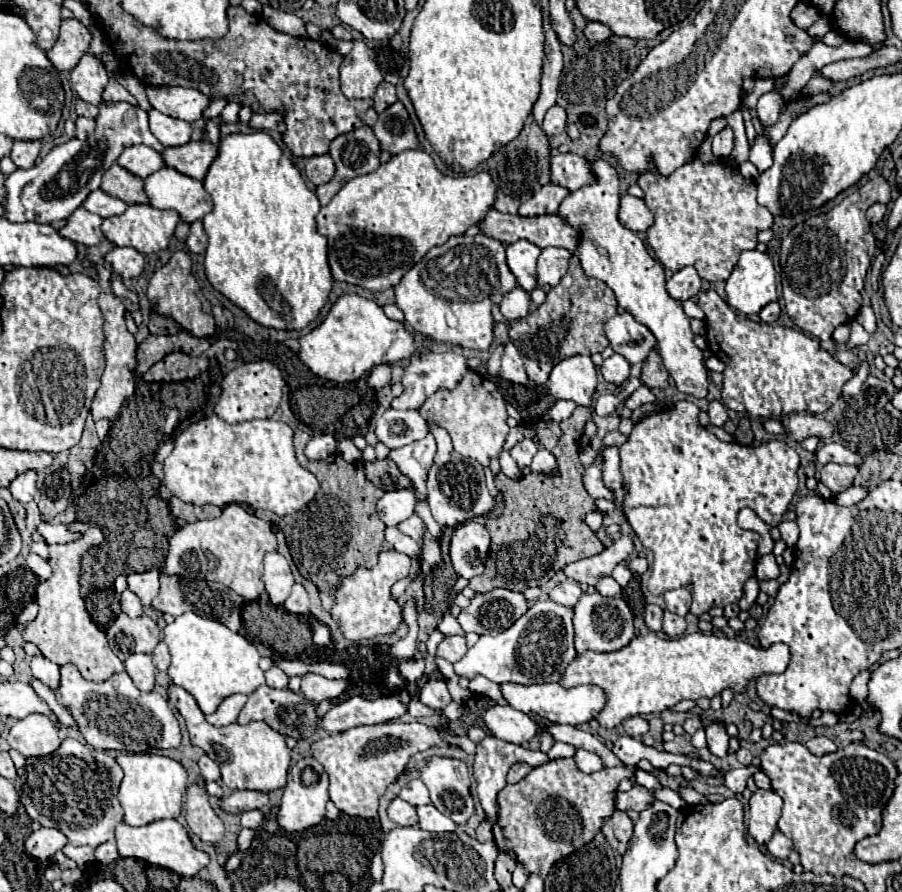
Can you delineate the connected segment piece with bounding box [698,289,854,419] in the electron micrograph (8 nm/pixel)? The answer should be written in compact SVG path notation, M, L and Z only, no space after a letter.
M714 289L702 291L698 305L706 313L708 349L726 365L722 373L722 403L728 409L762 419L800 411L824 413L840 397L842 385L854 377L854 371L838 363L816 339L796 329L754 323L746 315L730 309Z

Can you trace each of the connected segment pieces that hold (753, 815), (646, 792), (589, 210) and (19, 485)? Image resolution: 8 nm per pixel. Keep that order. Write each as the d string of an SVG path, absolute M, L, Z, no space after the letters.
M758 789L752 793L748 833L756 839L758 845L768 845L770 837L776 831L780 811L782 811L782 799L772 789L768 791Z
M632 785L630 791L616 795L616 809L640 813L640 811L650 809L650 805L652 805L654 801L656 801L656 797L652 795L650 789L642 787L642 785Z
M602 159L590 163L594 175L598 177L598 183L570 193L570 197L562 201L558 211L562 213L562 217L566 217L566 221L570 221L570 225L578 225L578 229L582 229L582 241L574 253L580 257L586 275L604 281L614 291L618 305L630 311L638 323L646 325L654 333L654 337L658 339L658 353L668 373L674 377L676 387L682 393L704 399L708 393L708 369L704 365L702 351L694 345L690 319L682 311L682 305L666 293L662 265L648 255L638 233L620 225L620 181L614 167L610 167Z
M26 471L22 475L18 475L12 483L10 483L10 493L16 501L20 503L28 503L34 499L36 493L36 471Z

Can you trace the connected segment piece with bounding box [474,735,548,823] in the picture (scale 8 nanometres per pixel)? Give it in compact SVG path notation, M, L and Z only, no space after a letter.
M488 735L482 743L478 743L476 749L476 761L474 761L474 779L476 779L476 793L480 797L480 803L484 807L484 813L488 815L488 821L494 823L494 817L498 813L498 803L496 803L496 795L498 791L506 785L506 773L514 763L528 763L530 767L538 767L542 763L548 761L548 755L540 749L528 749L522 745L514 745L514 743L506 743L506 741L498 741L496 737Z

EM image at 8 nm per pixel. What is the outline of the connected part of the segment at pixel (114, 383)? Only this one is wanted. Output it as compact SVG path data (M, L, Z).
M100 293L98 305L100 305L102 317L104 317L104 335L106 335L104 355L106 355L106 369L104 369L104 375L102 375L102 385L96 391L96 397L94 397L92 409L90 409L94 421L98 421L98 419L116 419L118 417L122 403L126 403L134 395L134 371L136 369L136 339L126 329L122 301L114 293Z

